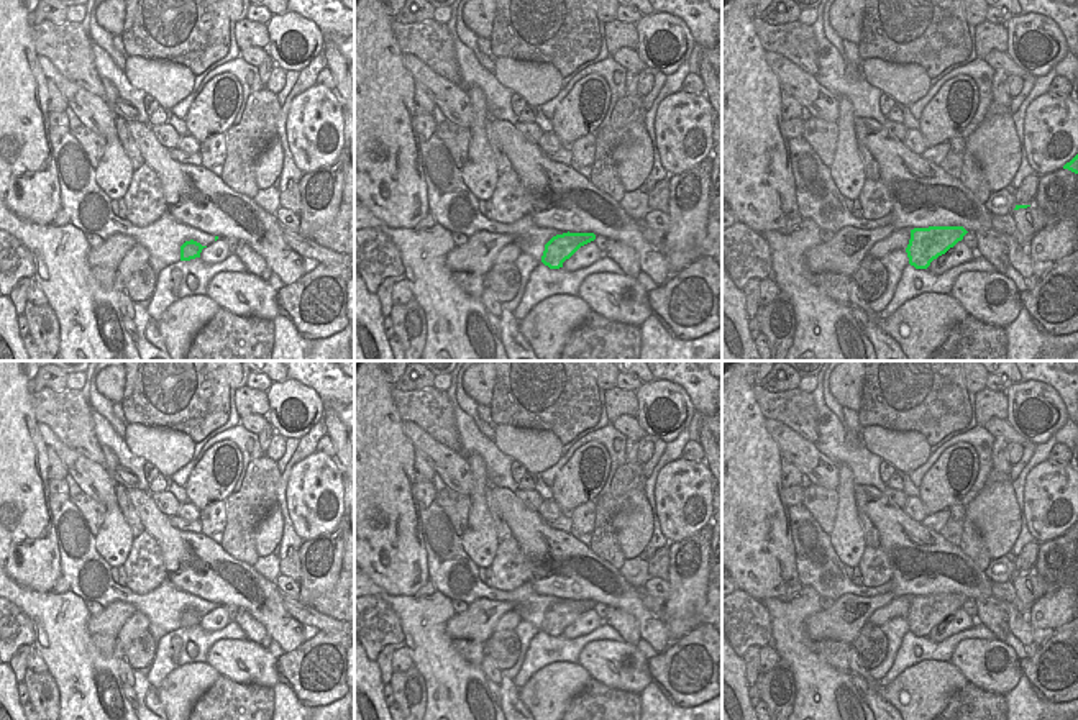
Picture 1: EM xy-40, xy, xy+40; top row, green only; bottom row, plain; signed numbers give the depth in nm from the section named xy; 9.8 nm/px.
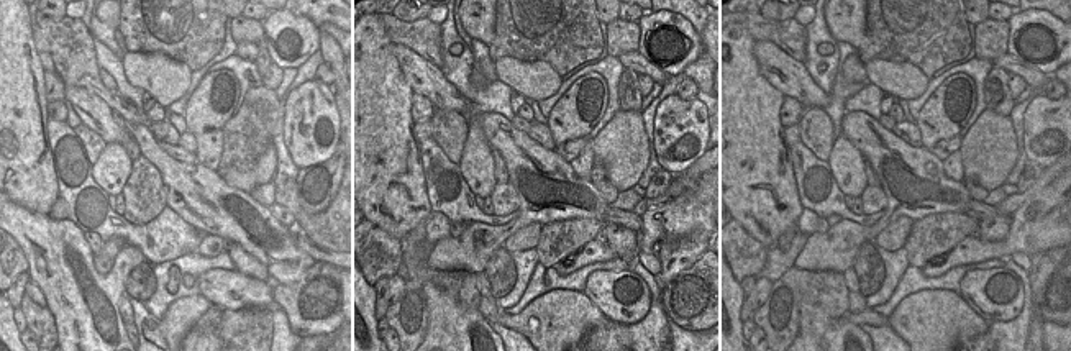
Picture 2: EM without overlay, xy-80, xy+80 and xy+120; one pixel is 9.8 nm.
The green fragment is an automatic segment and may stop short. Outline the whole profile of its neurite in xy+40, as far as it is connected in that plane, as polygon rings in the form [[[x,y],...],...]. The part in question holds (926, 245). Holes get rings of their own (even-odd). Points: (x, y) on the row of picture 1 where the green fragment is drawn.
[[[929,226],[911,230],[906,248],[909,264],[927,269],[934,259],[953,248],[968,231],[963,226]]]

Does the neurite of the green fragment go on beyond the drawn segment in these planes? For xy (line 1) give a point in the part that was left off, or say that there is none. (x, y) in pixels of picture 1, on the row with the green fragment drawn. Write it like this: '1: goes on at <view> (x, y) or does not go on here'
1: does not go on here

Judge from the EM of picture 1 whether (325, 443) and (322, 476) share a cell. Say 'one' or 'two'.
two

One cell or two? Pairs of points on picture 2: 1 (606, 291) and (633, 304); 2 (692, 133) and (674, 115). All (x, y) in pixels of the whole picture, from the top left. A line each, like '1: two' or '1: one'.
1: one
2: one

